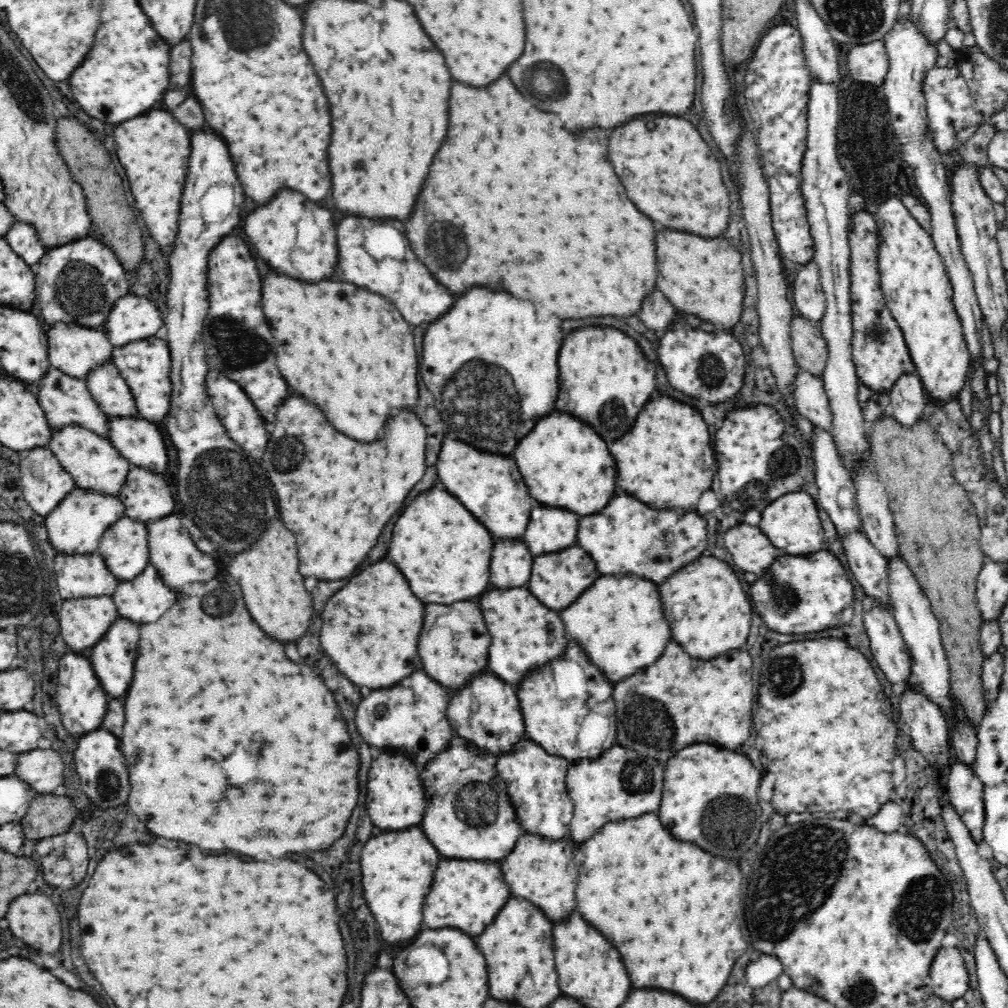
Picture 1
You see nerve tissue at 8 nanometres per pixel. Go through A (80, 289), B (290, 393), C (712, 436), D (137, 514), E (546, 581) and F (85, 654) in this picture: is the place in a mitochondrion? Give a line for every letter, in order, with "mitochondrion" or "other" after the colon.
A: mitochondrion
B: other
C: other
D: other
E: other
F: other

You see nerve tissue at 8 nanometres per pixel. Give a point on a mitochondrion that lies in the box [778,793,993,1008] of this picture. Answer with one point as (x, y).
(921, 909)

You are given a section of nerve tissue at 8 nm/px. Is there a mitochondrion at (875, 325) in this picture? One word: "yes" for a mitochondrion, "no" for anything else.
yes

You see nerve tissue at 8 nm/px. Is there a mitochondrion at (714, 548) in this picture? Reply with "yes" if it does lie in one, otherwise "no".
no

